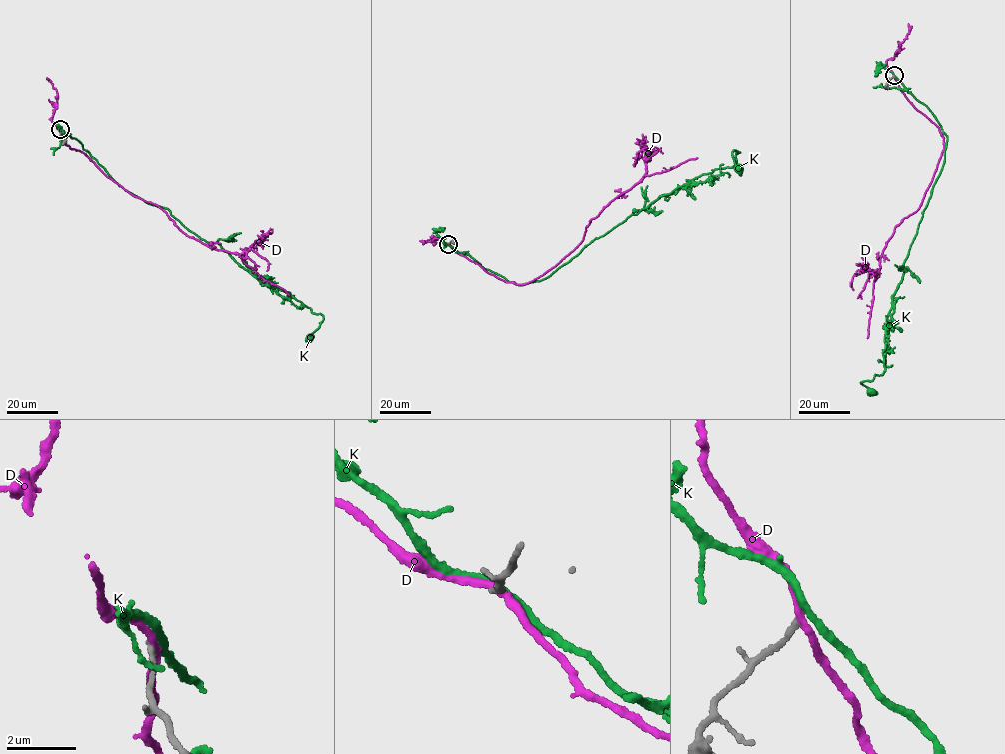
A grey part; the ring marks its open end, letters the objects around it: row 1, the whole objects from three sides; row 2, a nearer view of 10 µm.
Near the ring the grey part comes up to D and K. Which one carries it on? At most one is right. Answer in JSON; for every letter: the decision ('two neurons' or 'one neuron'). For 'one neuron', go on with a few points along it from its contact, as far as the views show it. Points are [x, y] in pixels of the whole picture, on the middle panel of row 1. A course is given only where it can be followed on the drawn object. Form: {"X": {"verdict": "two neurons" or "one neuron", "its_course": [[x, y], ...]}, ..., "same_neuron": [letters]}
{"D": {"verdict": "two neurons"}, "K": {"verdict": "two neurons"}, "same_neuron": []}

